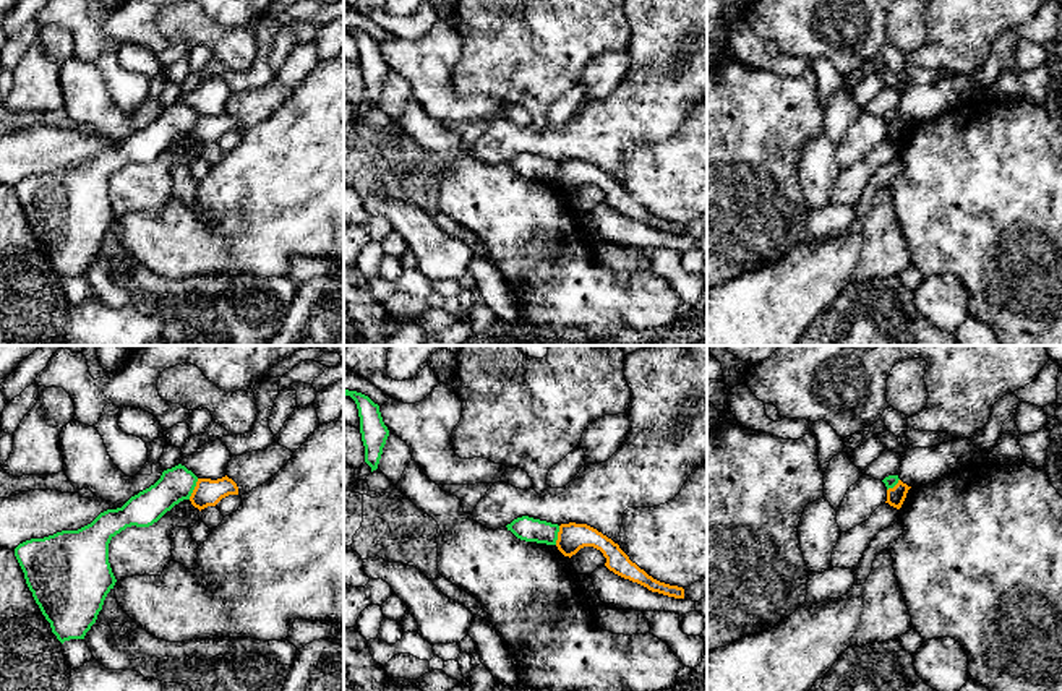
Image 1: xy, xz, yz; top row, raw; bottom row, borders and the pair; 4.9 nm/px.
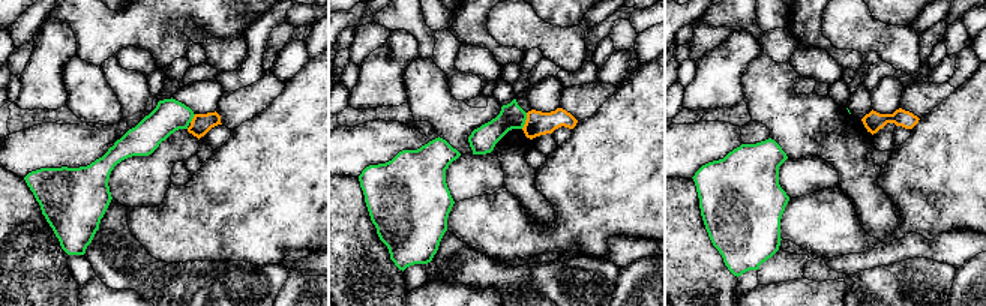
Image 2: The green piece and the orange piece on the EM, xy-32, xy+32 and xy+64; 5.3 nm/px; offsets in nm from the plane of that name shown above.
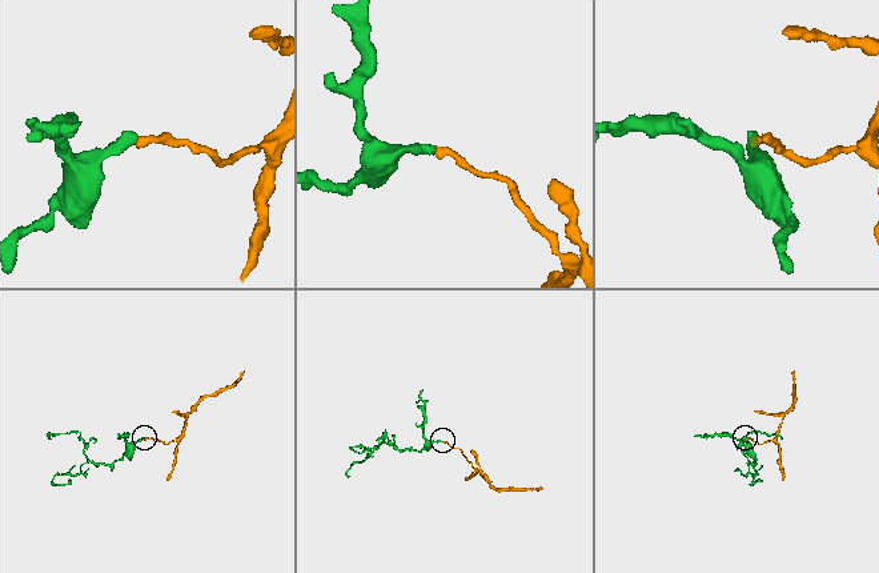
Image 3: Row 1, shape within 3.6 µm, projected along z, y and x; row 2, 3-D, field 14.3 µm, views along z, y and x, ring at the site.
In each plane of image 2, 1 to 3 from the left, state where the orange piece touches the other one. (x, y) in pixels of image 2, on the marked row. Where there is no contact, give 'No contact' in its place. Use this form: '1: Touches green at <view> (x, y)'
1: Touches green at xy-32 (192, 117)
2: Touches green at xy+32 (526, 119)
3: No contact

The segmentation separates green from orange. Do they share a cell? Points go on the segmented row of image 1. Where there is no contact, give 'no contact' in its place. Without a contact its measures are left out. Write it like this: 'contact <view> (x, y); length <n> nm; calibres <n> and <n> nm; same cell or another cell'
contact xy (193, 489); length 120 nm; calibres 170 and 130 nm; another cell

